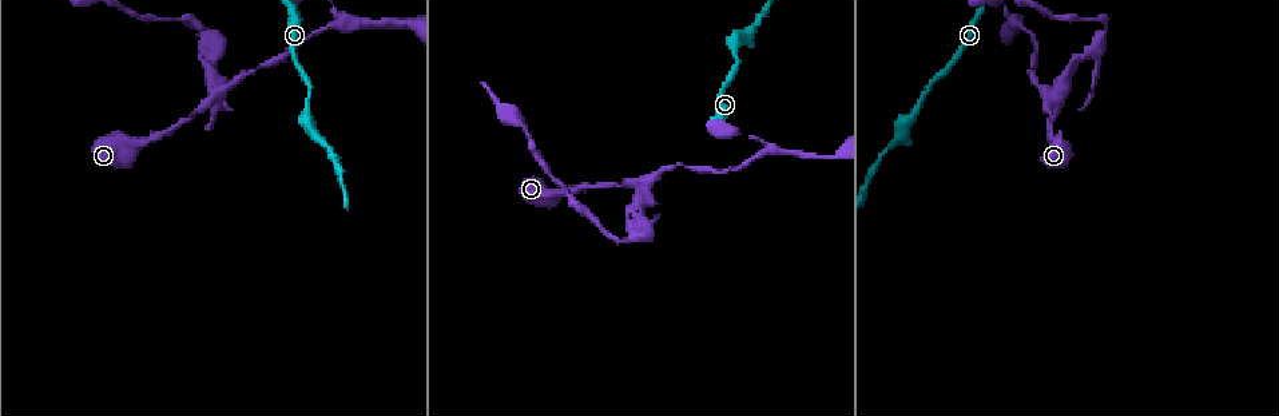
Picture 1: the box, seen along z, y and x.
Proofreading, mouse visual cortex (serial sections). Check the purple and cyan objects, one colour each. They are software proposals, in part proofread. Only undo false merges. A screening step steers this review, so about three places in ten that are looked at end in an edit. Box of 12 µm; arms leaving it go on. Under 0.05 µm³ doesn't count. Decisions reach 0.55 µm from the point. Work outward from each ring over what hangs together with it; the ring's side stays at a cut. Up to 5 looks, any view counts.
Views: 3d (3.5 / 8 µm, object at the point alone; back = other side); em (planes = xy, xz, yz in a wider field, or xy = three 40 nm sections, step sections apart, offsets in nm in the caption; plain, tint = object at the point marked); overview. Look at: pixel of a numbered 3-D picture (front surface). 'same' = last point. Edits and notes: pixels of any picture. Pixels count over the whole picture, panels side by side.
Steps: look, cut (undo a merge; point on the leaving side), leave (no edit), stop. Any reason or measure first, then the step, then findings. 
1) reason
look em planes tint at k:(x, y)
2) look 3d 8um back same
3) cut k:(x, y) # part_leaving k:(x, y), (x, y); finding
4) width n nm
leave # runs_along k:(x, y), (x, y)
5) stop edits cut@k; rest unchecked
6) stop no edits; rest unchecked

two arms in line, one across
look 3d 8um at 1:(1051, 101)

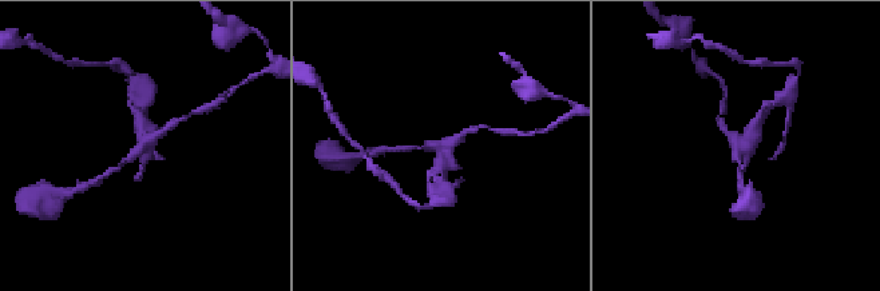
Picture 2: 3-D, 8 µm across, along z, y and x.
zoom in
look 3d 3.5um at 2:(140, 145)

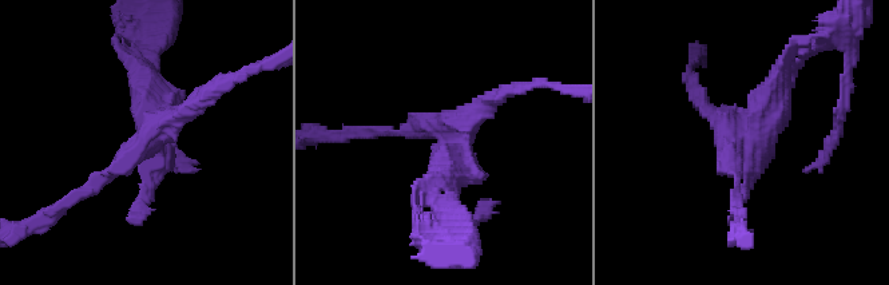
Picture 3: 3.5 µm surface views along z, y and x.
look em xy step 2 tint at 3:(142, 141)

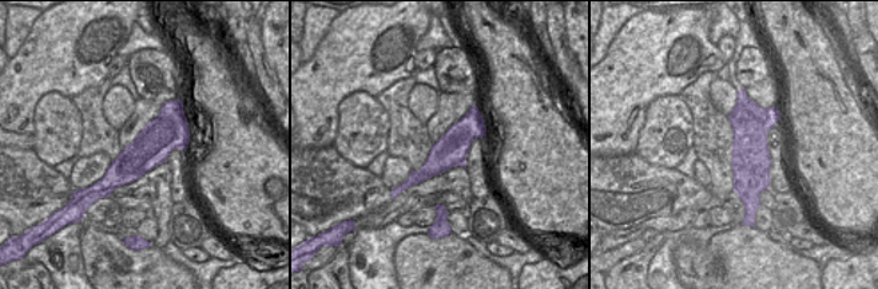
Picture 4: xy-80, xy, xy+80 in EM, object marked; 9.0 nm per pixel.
cut 3:(785, 91) # part_leaving 3:(745, 138), (762, 126), (776, 88), (830, 35); a second cell is stuck on

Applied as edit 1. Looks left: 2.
abrupt turn
look 3d 3.5um at 1:(1017, 23)

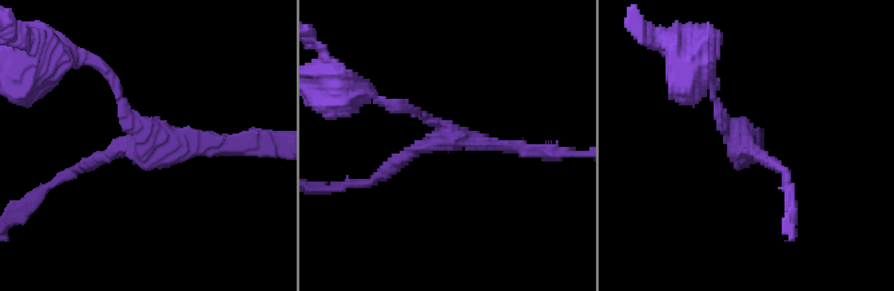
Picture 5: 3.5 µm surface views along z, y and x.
arms 3; arm_widths 100, 150, 150 nm
look em xy step 3 tint at 5:(740, 147)

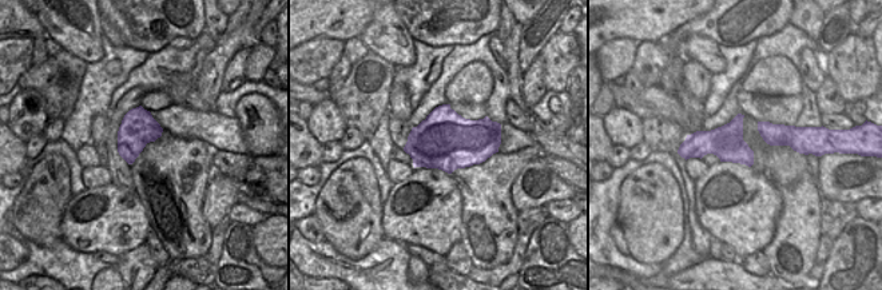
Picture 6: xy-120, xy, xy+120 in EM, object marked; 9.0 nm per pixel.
leave # runs_along 5:(372, 183), (441, 139), (531, 150); one cell here

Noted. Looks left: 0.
stop edits cut@3; rest unchecked

